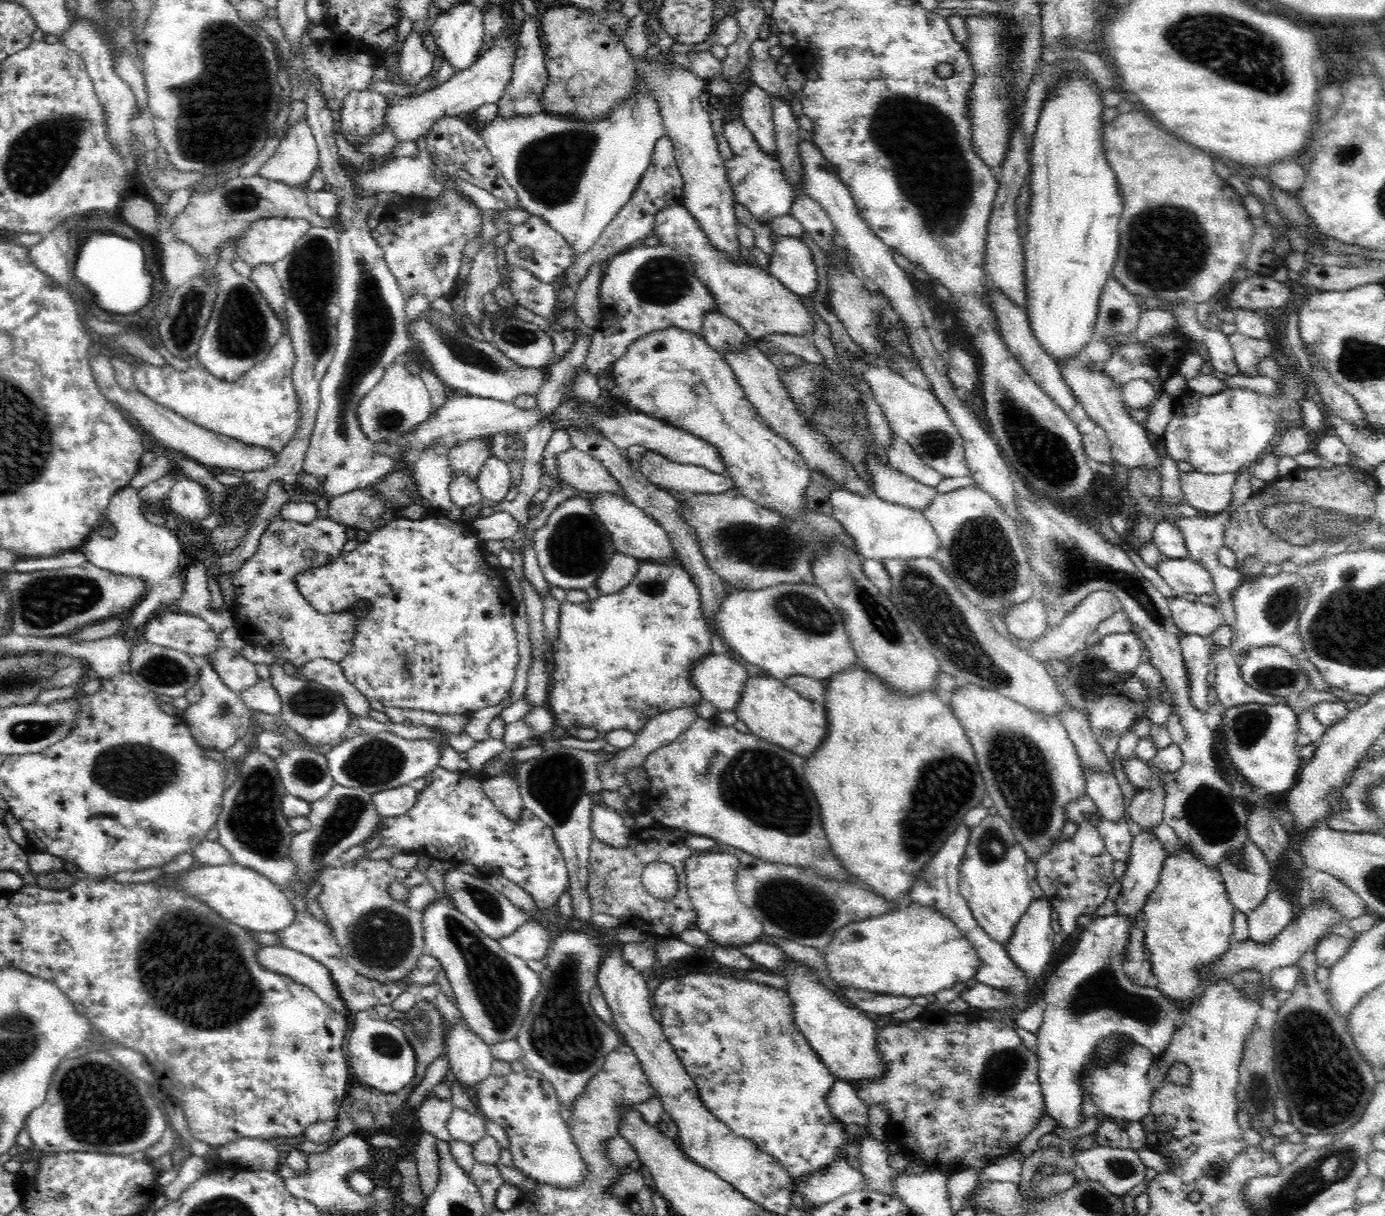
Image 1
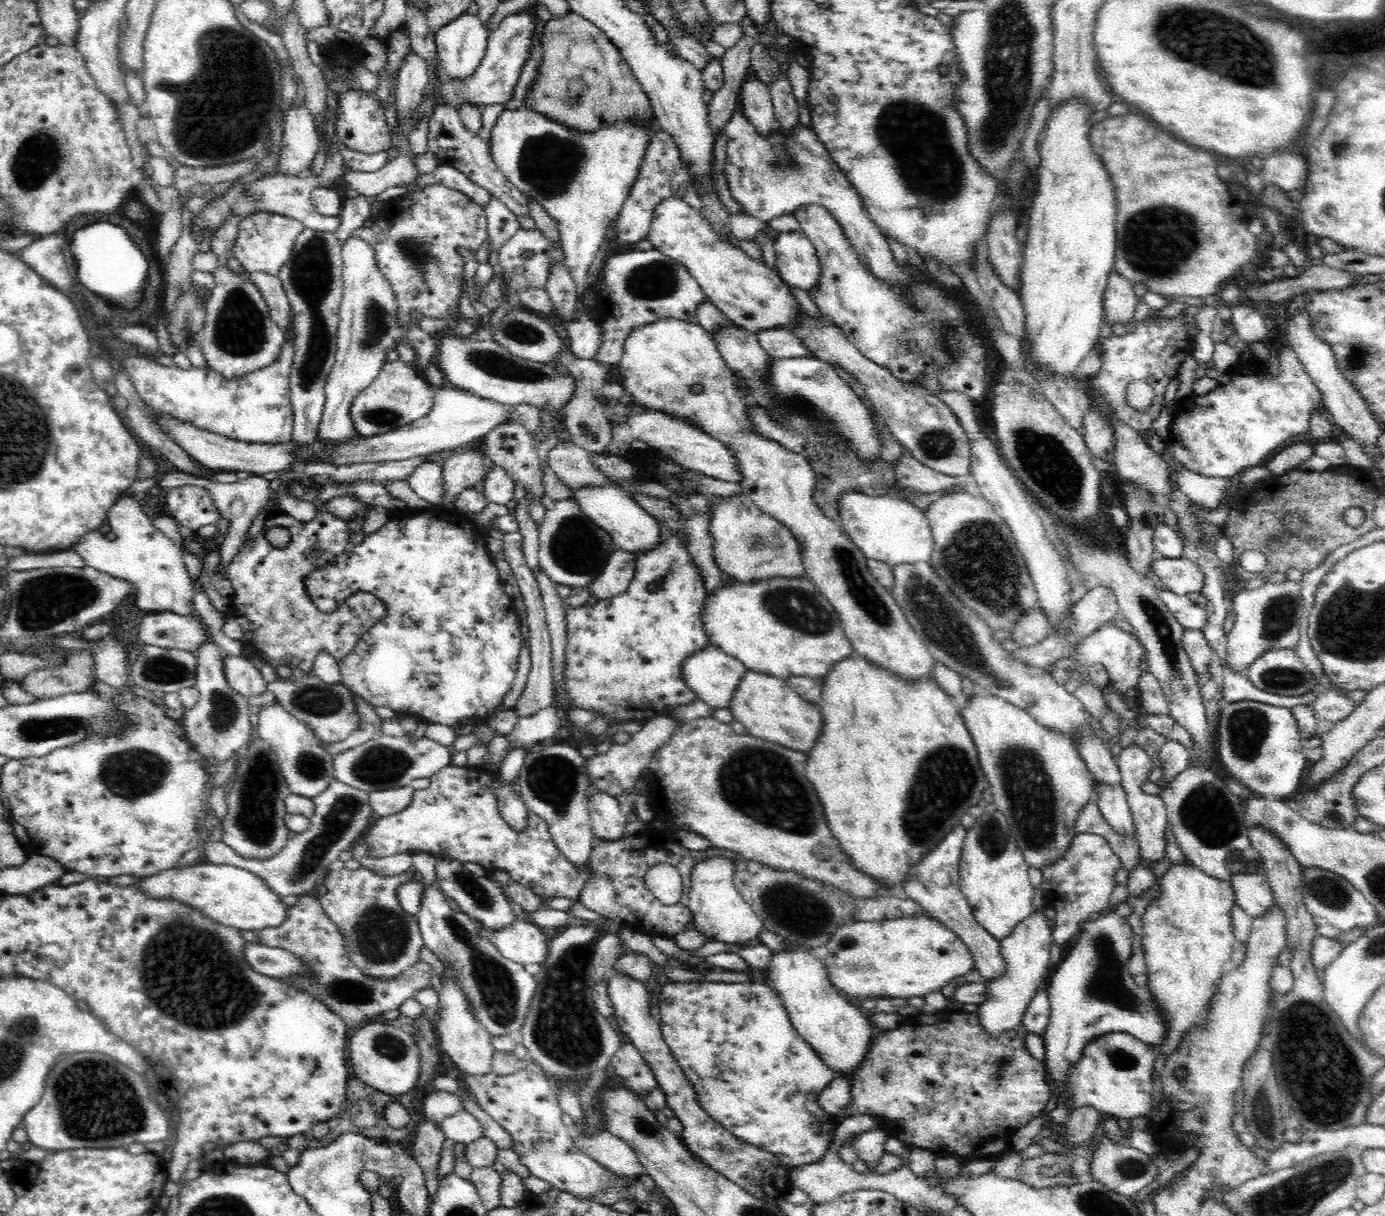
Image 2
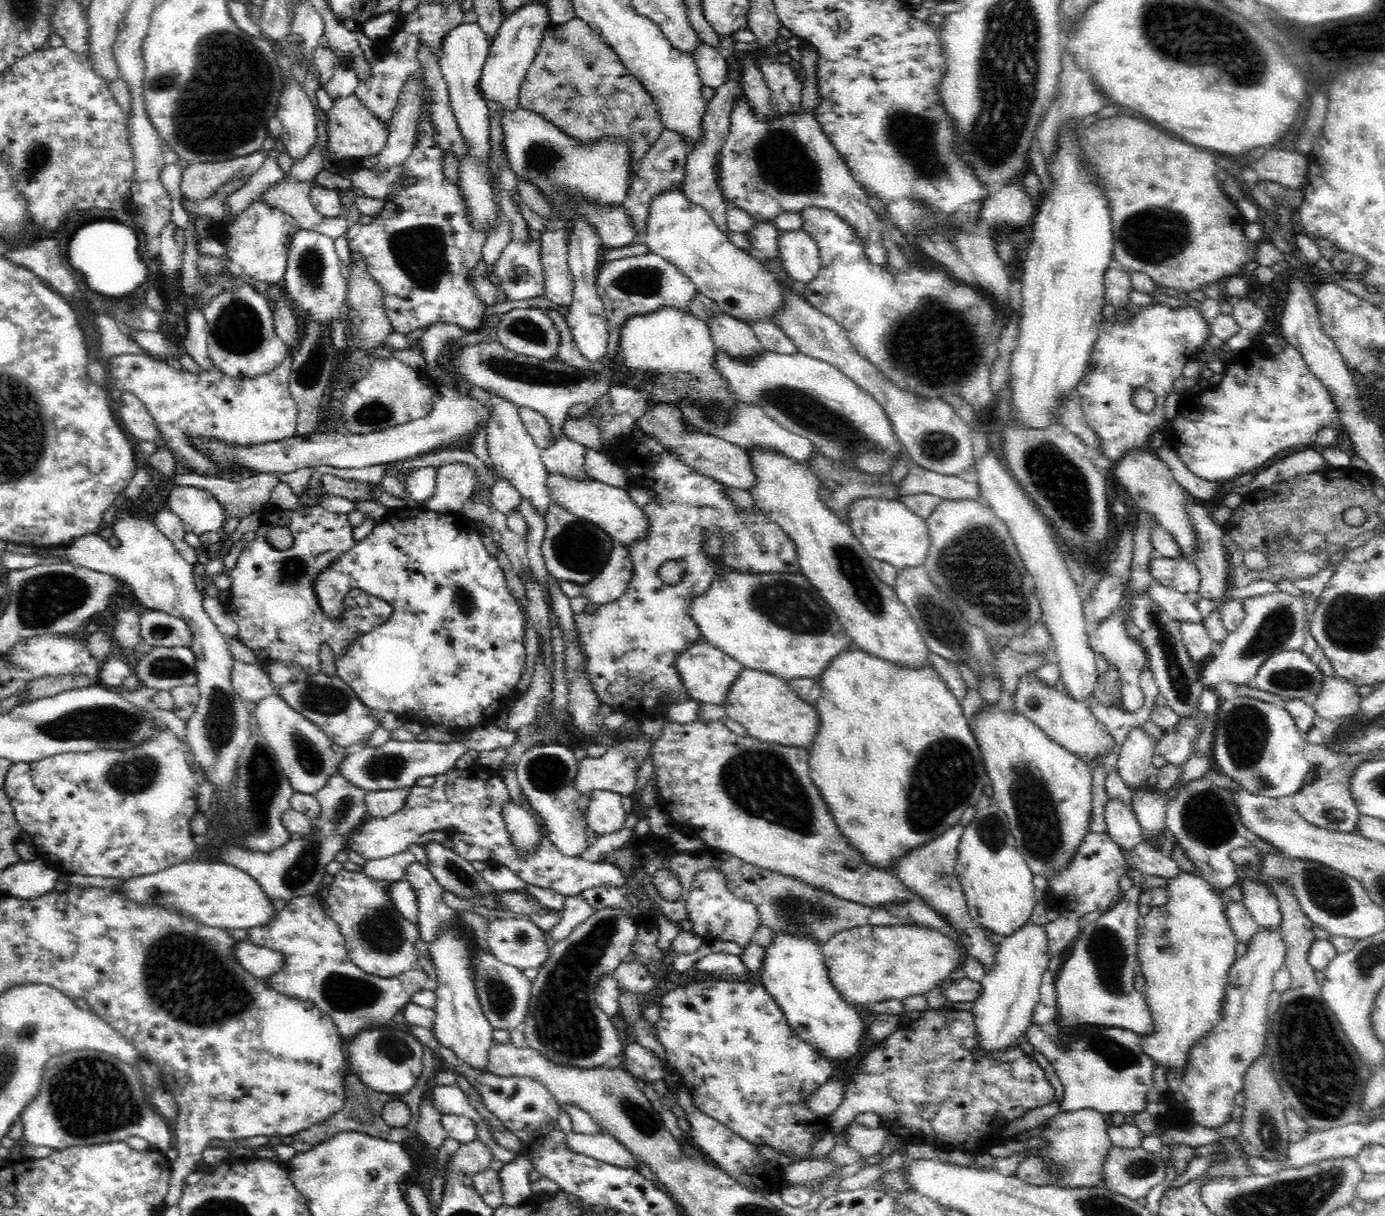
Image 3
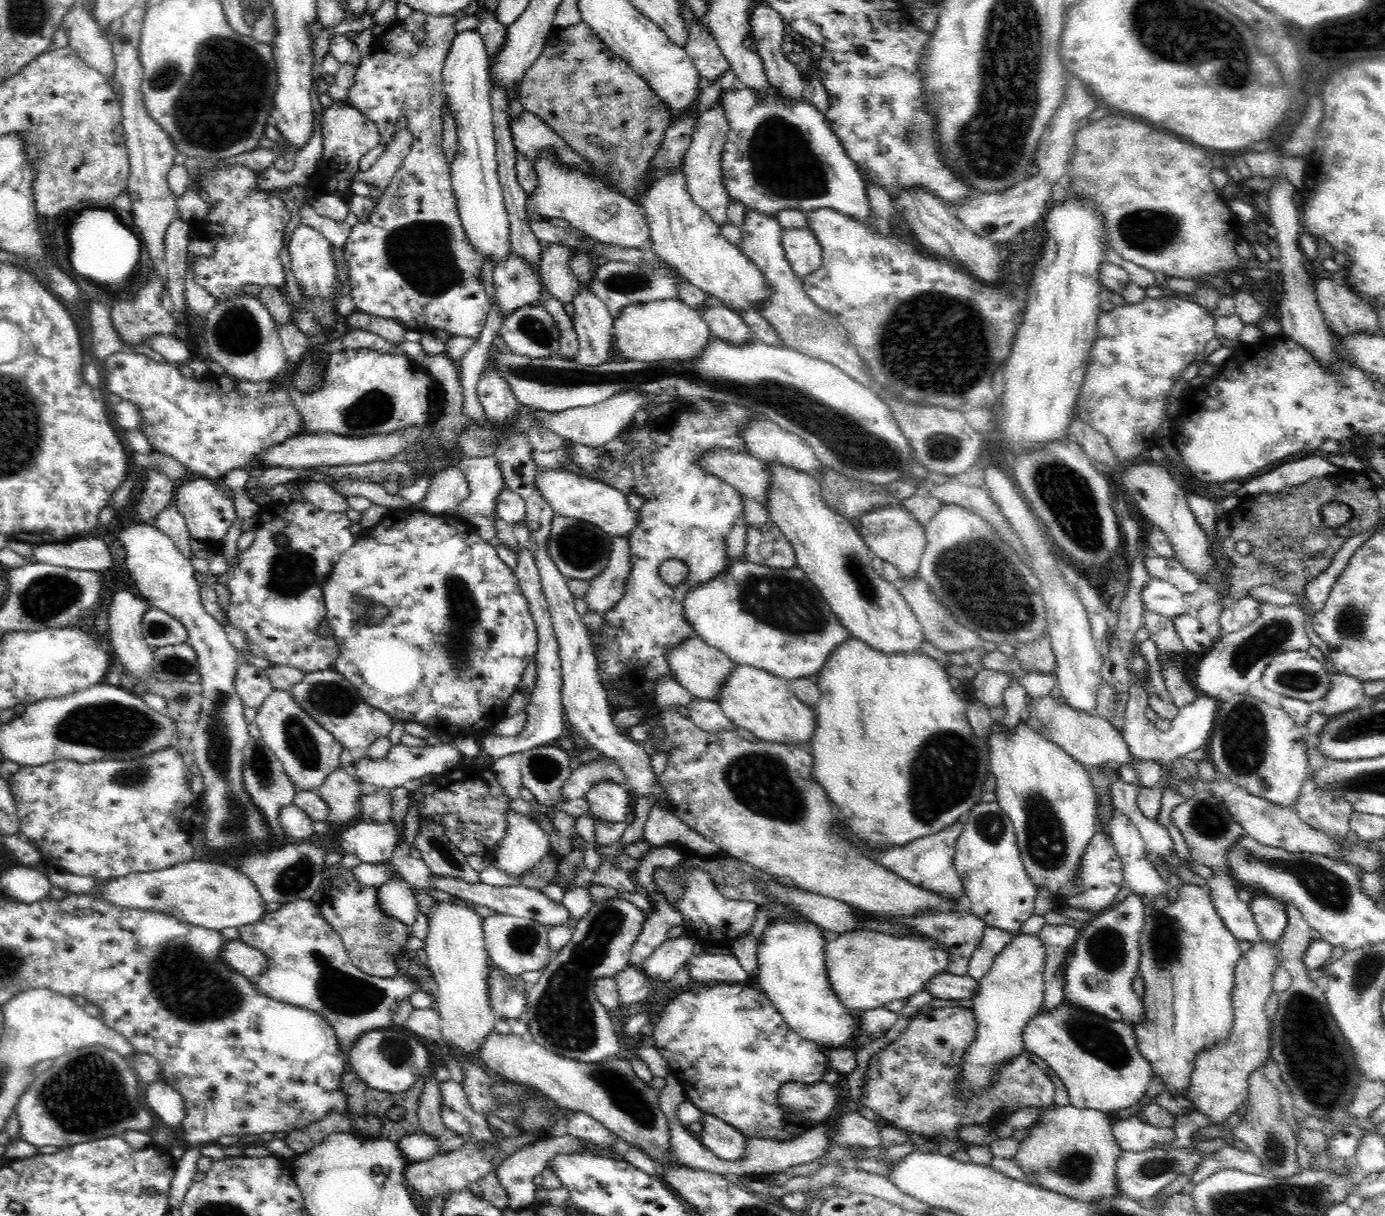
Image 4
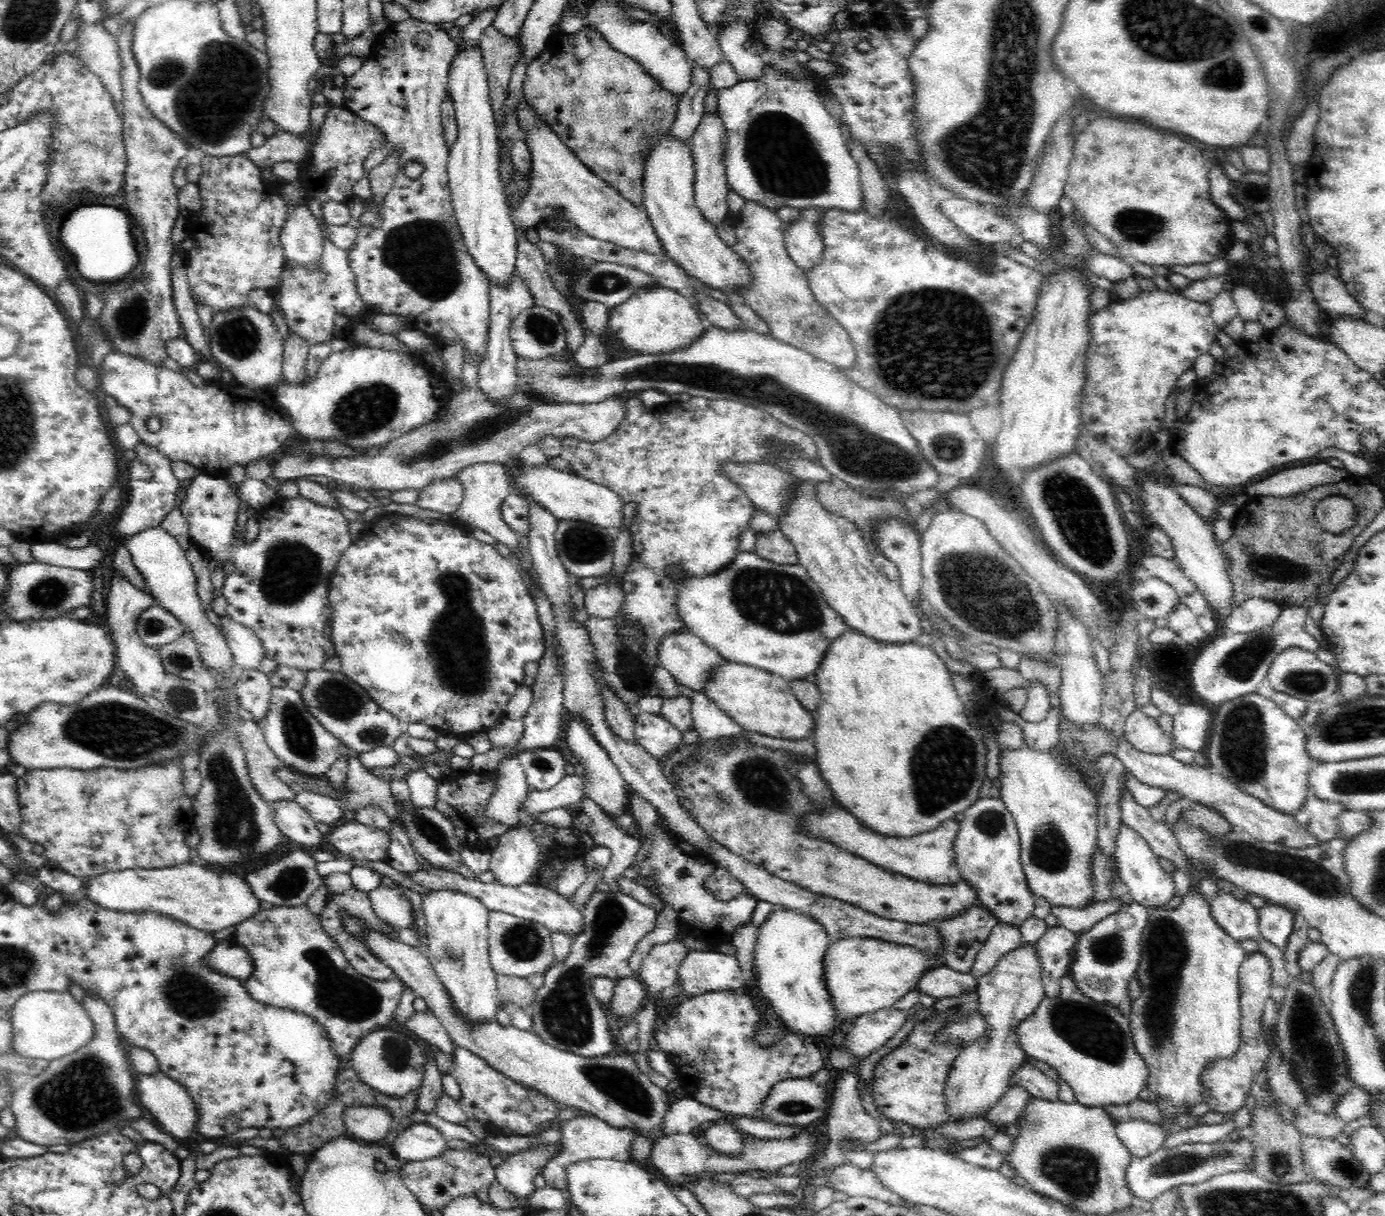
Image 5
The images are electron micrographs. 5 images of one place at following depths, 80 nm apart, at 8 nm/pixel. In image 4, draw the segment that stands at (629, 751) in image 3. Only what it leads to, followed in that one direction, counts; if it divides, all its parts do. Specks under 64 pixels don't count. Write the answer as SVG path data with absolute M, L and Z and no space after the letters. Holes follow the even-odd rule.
M604 757L600 761L594 760L572 771L563 782L559 795L566 801L574 800L574 798L584 798L592 786L608 779L616 781L622 787L628 785L622 769L612 759Z

